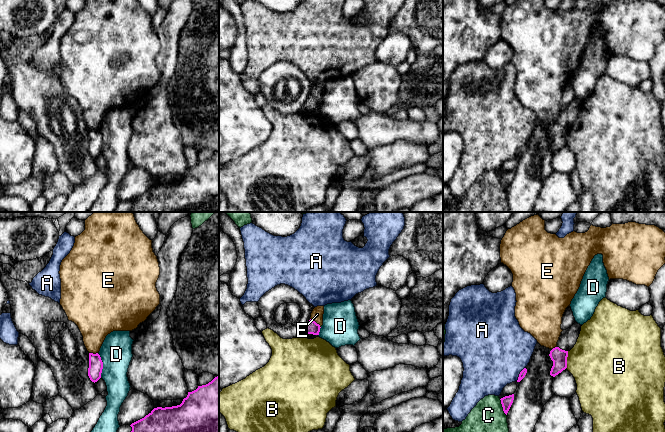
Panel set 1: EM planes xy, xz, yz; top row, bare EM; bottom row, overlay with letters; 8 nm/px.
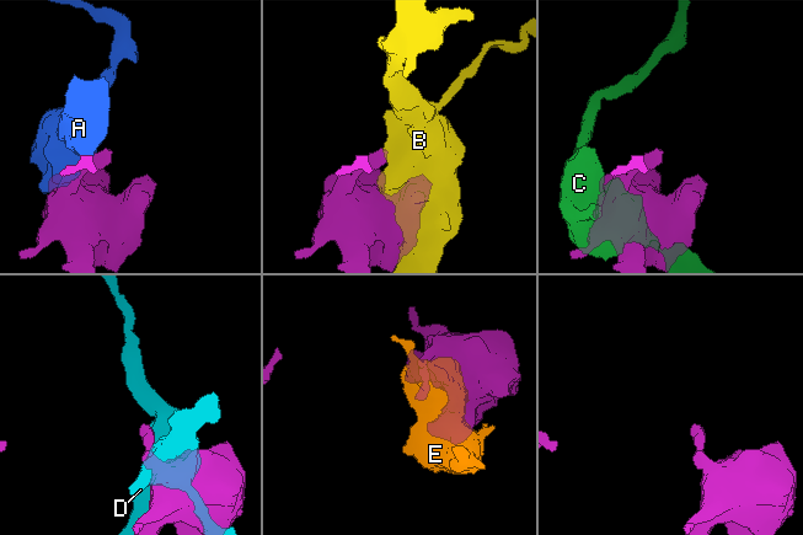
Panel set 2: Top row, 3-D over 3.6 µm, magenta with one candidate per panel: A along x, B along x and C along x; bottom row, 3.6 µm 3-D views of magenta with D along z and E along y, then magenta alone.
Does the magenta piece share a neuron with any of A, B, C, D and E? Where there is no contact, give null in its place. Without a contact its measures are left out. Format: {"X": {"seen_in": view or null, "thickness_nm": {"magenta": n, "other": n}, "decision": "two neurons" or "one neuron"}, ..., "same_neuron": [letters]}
{"A": {"seen_in": "yz", "thickness_nm": {"magenta": 50, "other": 500}, "decision": "two neurons"}, "B": {"seen_in": "yz", "thickness_nm": {"magenta": 130, "other": 460}, "decision": "two neurons"}, "C": {"seen_in": "yz", "thickness_nm": {"magenta": 90, "other": 380}, "decision": "two neurons"}, "D": {"seen_in": "xy", "thickness_nm": {"magenta": 110, "other": 260}, "decision": "two neurons"}, "E": {"seen_in": "xz", "thickness_nm": {"magenta": 100, "other": 100}, "decision": "two neurons"}, "same_neuron": []}

